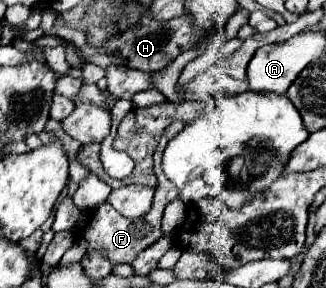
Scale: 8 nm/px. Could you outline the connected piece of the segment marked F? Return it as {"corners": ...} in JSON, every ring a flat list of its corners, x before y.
{"corners":[[175,121,173,125,169,125,153,153,153,161,155,161,155,175,157,175,157,187,155,187,155,197,153,197,153,203,151,203,151,209,143,215,143,217,137,217,137,219,127,219,123,217,121,213,117,213,109,203,103,203,97,207,97,211,91,211,89,213,89,219,81,233,81,237,85,237,89,241,89,251,95,251,95,249,101,249,111,265,119,265,119,263,131,263,145,247,149,247,151,243,155,243,159,237,161,237,161,215,163,215,163,209,167,203,171,203,173,199,177,199,177,187,163,175,161,171,161,155,163,155,163,149,167,147,167,143,185,127,185,123,181,121]]}

